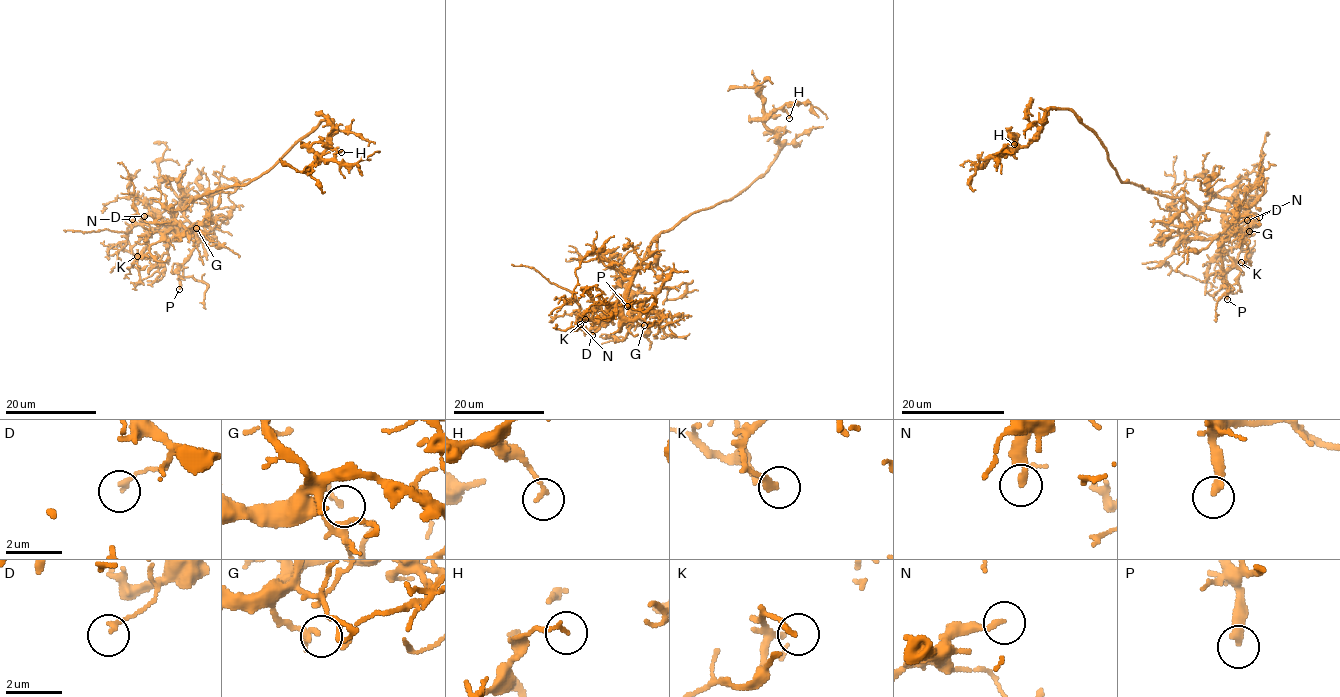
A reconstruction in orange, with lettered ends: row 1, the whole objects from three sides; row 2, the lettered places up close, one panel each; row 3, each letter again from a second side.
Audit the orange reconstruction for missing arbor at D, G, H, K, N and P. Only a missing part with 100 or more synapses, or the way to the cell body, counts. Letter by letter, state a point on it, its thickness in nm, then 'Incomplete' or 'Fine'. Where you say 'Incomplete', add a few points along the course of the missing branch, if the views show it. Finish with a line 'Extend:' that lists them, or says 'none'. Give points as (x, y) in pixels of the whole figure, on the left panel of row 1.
D: Place: (144, 216). Thickness 160 nm. Fine
G: Place: (196, 228). Thickness 220 nm. Fine
H: Place: (341, 152). Thickness 160 nm. Fine
K: Place: (137, 256). Thickness 200 nm. Incomplete
N: Place: (132, 219). Thickness 220 nm. Fine
P: Place: (179, 289). Thickness 320 nm. Fine
Extend: K

